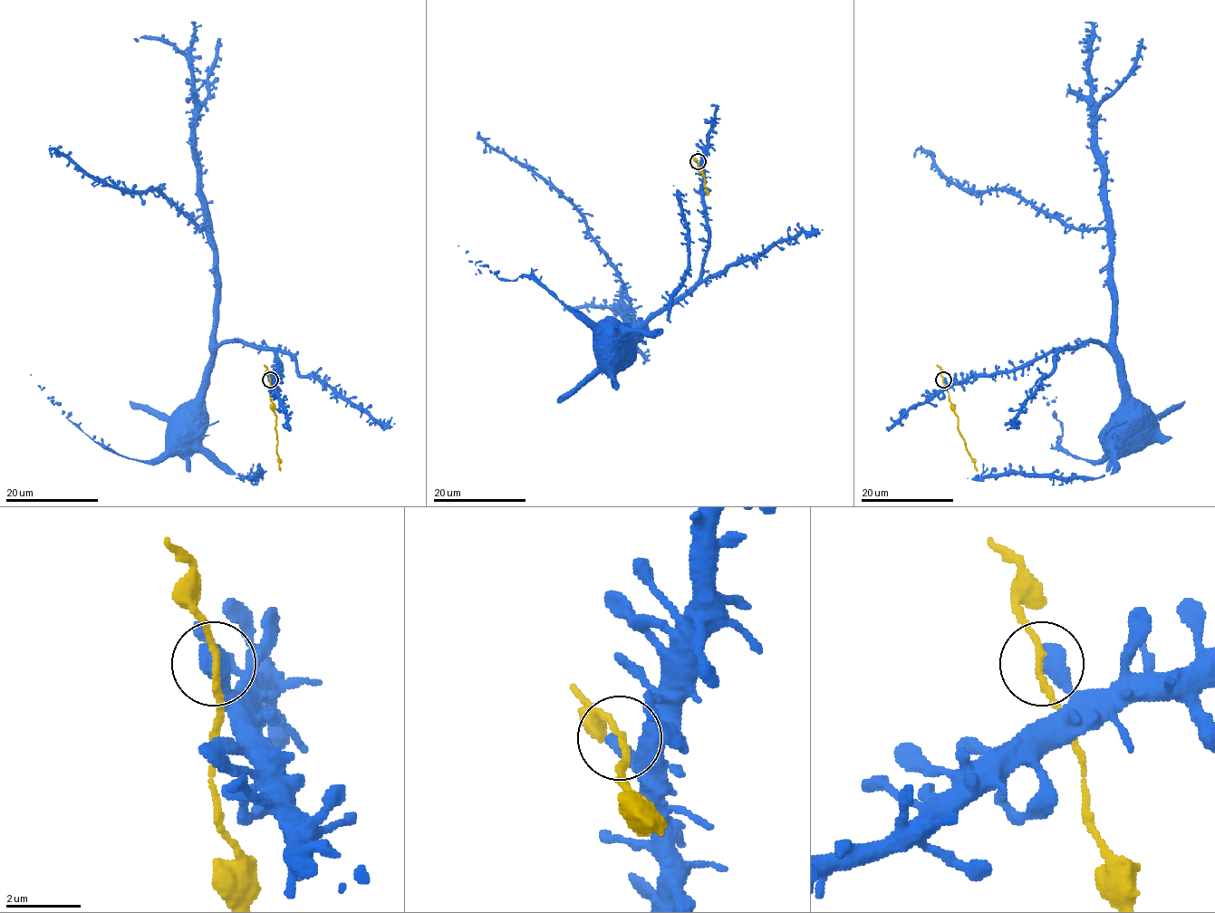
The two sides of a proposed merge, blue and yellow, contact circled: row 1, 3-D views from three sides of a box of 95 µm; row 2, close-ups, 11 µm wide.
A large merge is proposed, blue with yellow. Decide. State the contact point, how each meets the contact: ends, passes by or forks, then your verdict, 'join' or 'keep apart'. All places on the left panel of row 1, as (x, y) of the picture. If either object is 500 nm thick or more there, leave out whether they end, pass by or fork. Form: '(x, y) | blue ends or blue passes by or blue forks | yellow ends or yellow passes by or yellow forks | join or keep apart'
(270, 379) | join

